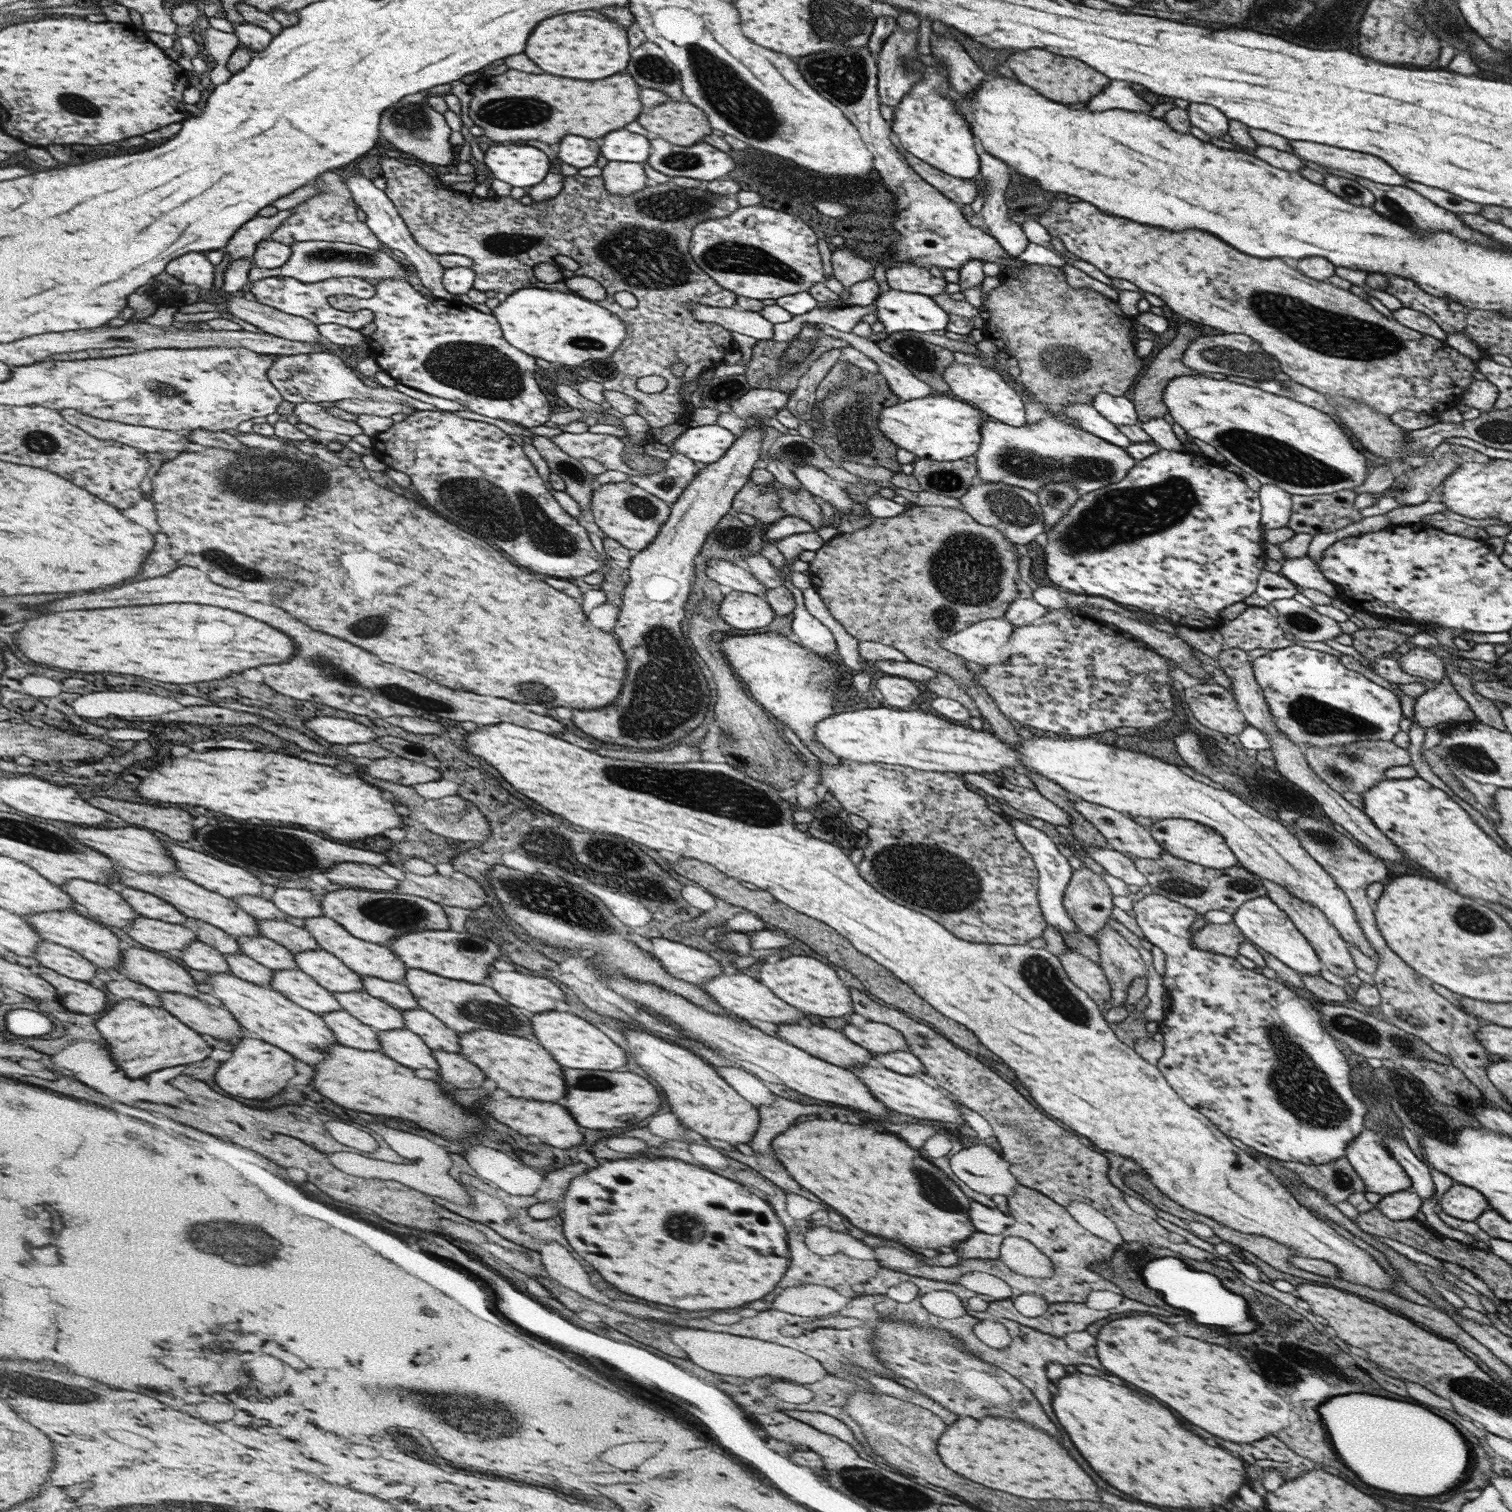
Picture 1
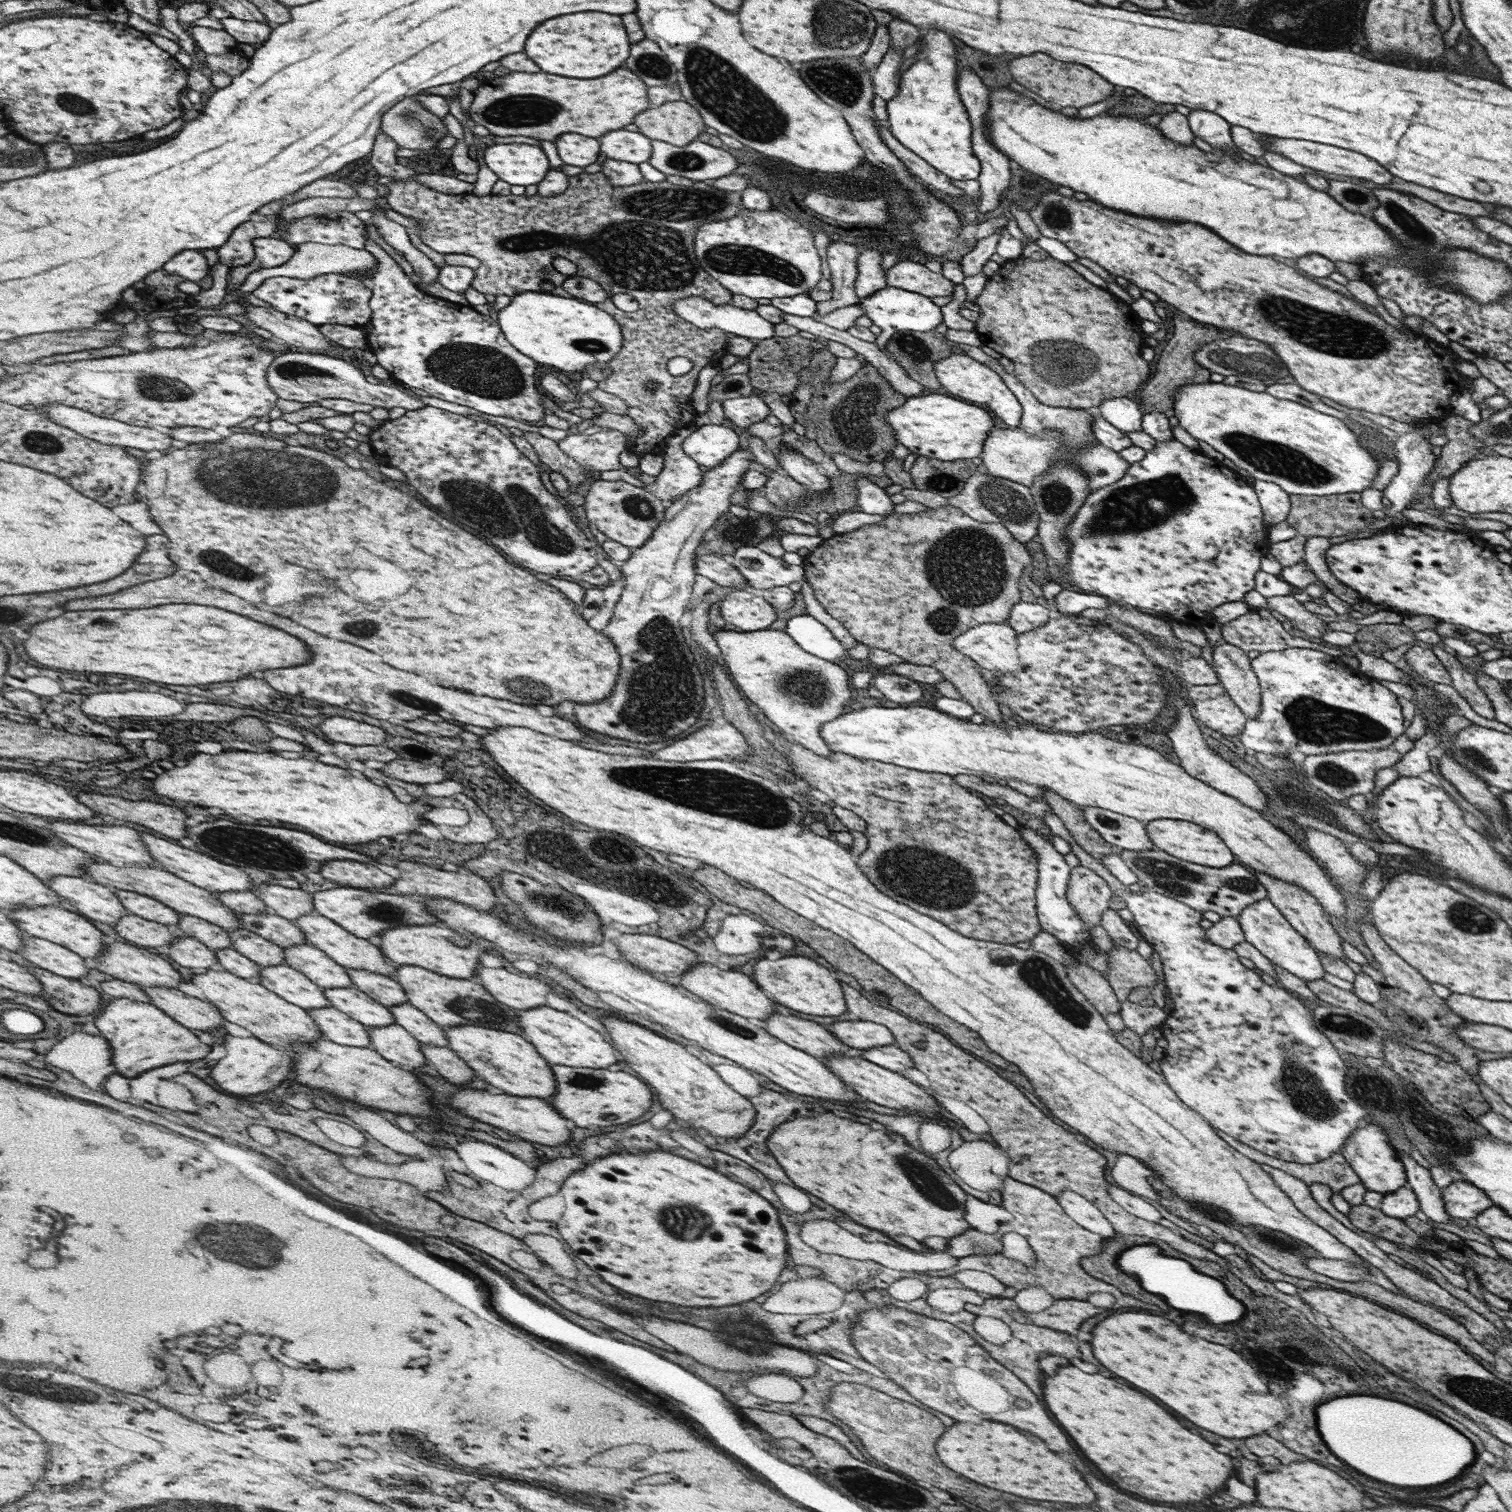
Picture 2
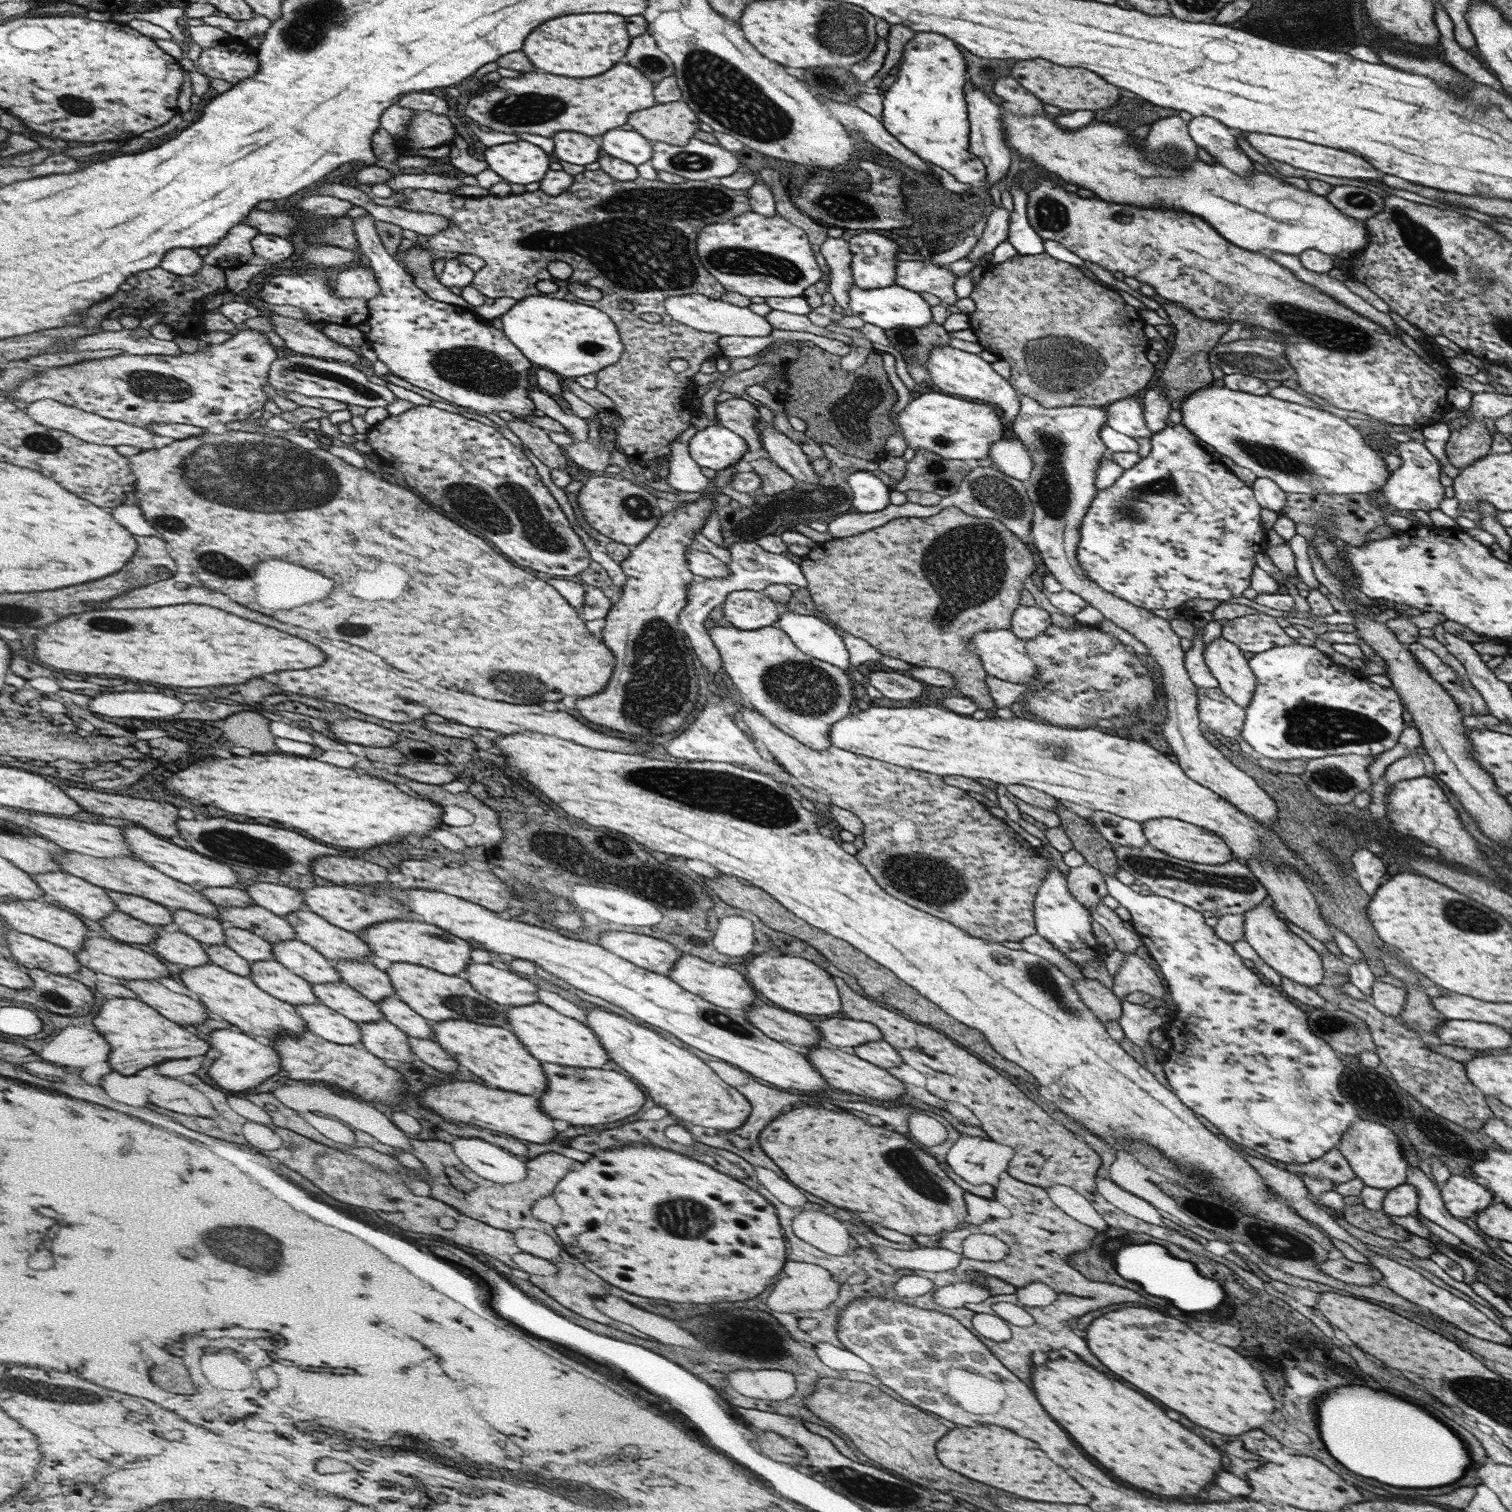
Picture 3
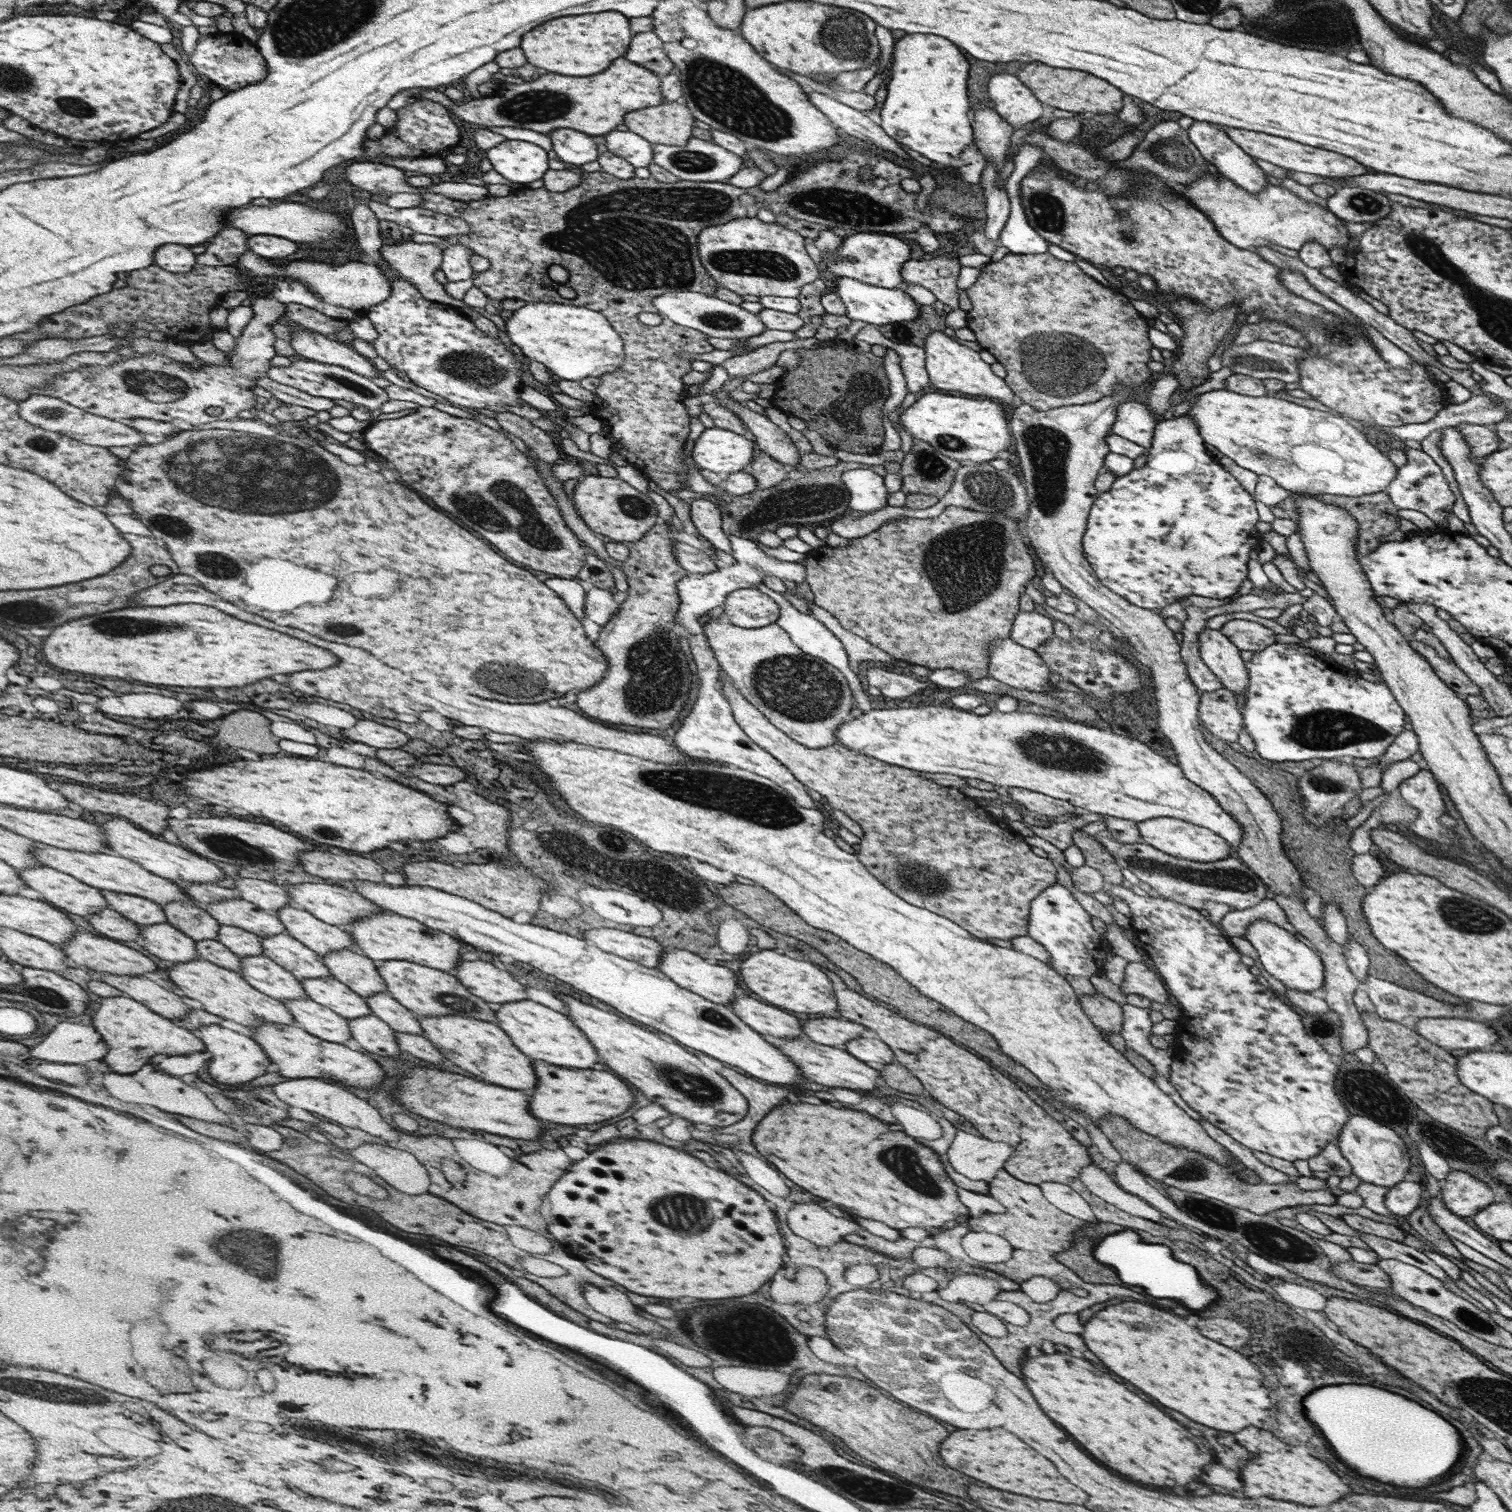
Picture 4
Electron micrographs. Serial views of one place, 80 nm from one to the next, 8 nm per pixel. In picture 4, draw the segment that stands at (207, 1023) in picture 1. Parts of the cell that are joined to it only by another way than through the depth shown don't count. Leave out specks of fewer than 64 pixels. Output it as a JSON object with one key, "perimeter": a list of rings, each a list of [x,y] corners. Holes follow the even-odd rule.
{"perimeter":[[[93,970],[91,973],[100,980],[123,990],[126,992],[126,996],[142,1002],[144,1006],[156,1011],[156,1014],[163,1015],[164,1018],[176,1021],[179,1018],[187,1017],[187,1014],[191,1013],[193,1009],[181,997],[154,983],[144,975],[122,976]]]}

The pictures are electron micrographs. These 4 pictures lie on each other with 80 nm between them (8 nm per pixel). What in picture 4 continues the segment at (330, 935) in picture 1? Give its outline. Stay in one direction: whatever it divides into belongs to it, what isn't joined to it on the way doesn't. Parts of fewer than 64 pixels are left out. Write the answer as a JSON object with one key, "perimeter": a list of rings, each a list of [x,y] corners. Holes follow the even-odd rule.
{"perimeter":[[[288,904],[274,913],[283,922],[286,933],[320,955],[338,950],[358,951],[352,934],[348,934],[344,928],[324,922],[311,911]]]}

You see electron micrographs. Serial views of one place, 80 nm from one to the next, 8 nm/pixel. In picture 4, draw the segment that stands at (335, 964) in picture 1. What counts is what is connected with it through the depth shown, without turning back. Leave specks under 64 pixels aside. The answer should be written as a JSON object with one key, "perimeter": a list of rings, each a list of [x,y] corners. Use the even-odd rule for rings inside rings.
{"perimeter":[[[288,933],[263,938],[262,949],[264,955],[274,959],[300,980],[331,976],[331,968],[323,962],[323,955],[304,946]]]}

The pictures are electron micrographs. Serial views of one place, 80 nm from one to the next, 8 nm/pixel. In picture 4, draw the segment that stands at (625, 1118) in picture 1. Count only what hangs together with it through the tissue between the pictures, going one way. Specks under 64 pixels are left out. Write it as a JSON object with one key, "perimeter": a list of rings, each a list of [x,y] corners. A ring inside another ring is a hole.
{"perimeter":[[[536,1062],[536,1070],[540,1070],[540,1086],[532,1090],[532,1110],[536,1110],[536,1118],[540,1120],[570,1126],[594,1124],[614,1118],[634,1104],[631,1088],[614,1074],[598,1070],[570,1070],[548,1062]]]}

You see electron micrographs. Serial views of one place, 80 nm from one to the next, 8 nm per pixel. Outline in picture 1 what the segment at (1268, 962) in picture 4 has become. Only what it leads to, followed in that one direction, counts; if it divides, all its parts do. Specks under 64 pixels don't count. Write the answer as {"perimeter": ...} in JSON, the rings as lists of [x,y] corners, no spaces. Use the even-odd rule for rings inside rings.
{"perimeter":[[[1267,896],[1244,902],[1236,914],[1233,914],[1233,921],[1246,939],[1250,939],[1256,947],[1260,947],[1299,975],[1319,975],[1324,970],[1323,963],[1305,936],[1296,928],[1290,917]]]}

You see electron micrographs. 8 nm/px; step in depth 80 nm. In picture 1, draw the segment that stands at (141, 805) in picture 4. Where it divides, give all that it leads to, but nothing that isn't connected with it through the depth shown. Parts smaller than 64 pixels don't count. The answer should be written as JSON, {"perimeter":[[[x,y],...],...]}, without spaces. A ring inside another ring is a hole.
{"perimeter":[[[92,794],[86,799],[90,804],[118,815],[131,825],[150,831],[158,830],[174,840],[188,841],[195,838],[192,816],[188,816],[188,812],[184,812],[184,810],[158,808],[158,806],[150,806],[150,804],[134,804],[134,802],[126,802],[126,800],[92,796]]]}

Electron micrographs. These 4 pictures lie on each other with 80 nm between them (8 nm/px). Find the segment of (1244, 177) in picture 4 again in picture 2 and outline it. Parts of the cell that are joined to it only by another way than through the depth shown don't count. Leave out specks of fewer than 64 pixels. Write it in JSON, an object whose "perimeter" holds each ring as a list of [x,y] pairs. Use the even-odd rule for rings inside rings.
{"perimeter":[[[1206,110],[1192,111],[1187,118],[1195,137],[1202,138],[1213,148],[1223,148],[1224,154],[1228,156],[1239,158],[1238,153],[1233,149],[1235,145],[1230,135],[1232,126],[1224,118]]]}

